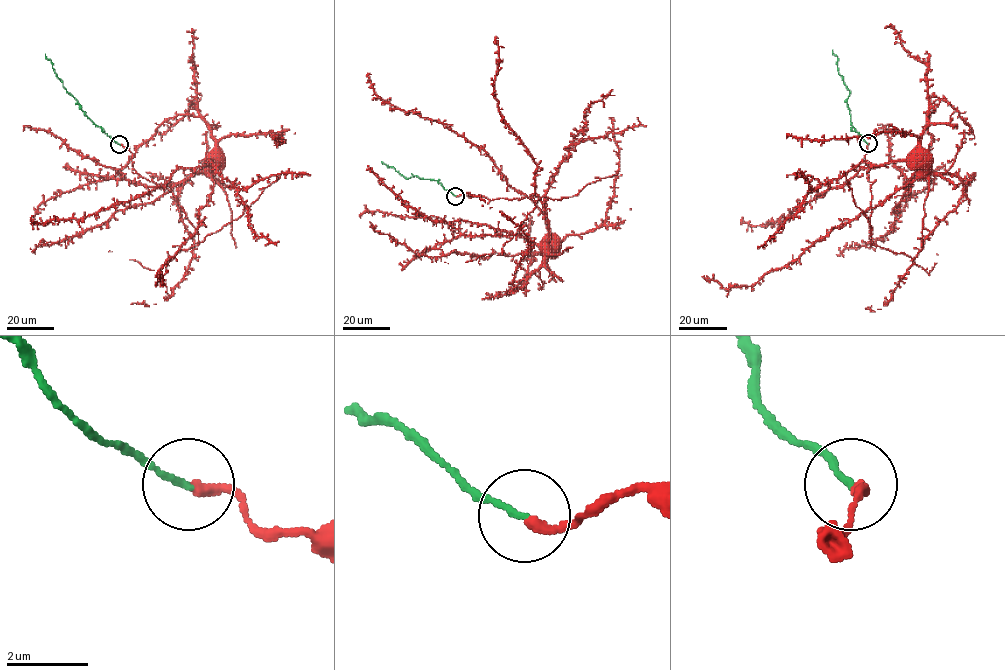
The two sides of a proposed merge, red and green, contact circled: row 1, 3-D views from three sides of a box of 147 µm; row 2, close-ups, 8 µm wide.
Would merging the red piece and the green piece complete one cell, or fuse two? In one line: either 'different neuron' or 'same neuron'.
same neuron

